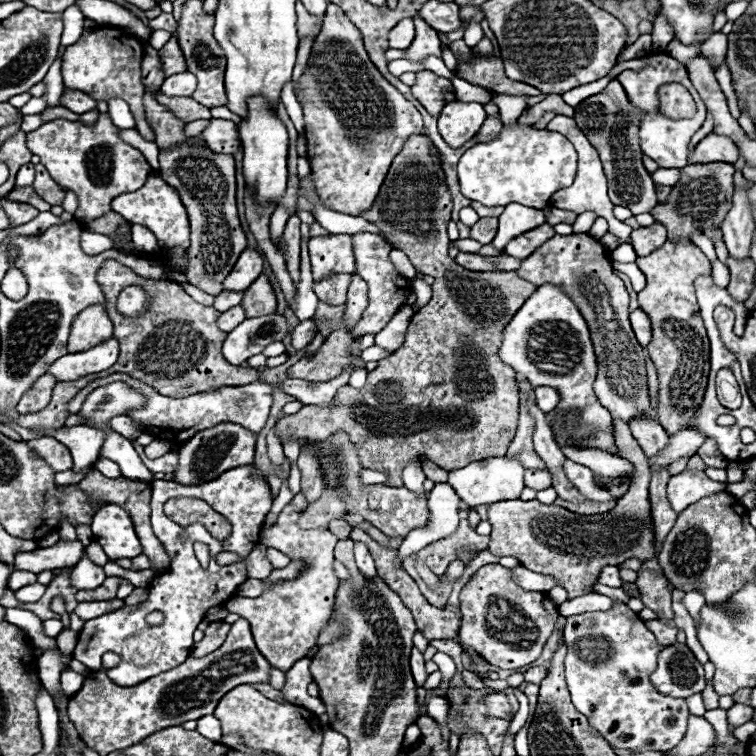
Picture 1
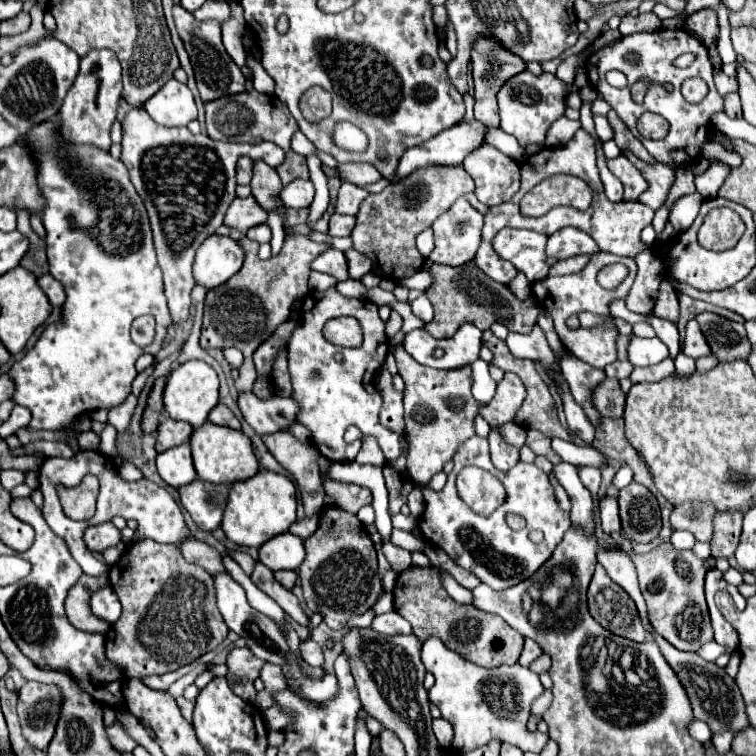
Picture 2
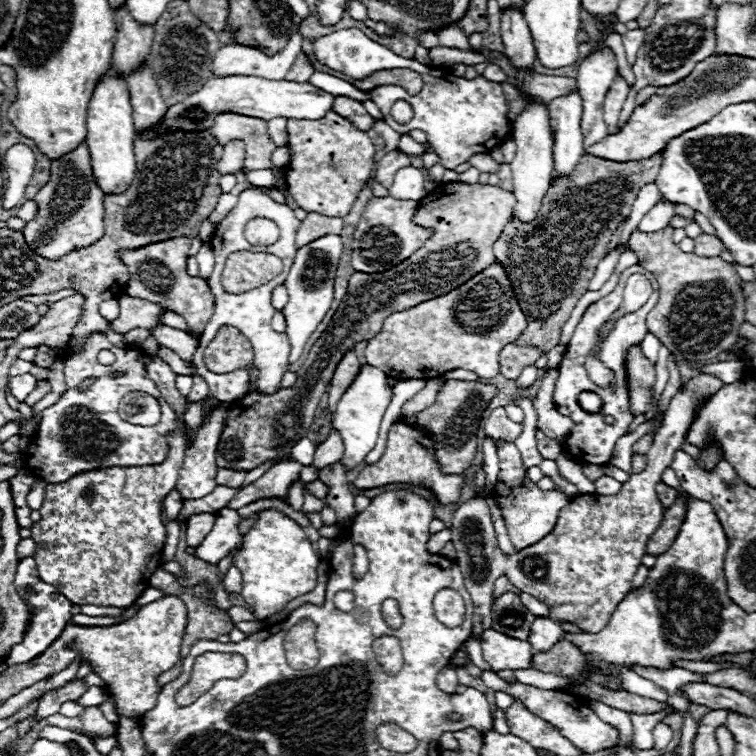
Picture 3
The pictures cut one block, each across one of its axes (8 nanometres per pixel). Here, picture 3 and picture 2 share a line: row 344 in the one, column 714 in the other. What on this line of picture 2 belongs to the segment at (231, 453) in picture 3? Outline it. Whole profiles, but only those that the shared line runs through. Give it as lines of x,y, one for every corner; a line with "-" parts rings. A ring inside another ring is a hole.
702,312
696,320
718,360
746,360
750,356
750,342
740,322
726,320
712,312

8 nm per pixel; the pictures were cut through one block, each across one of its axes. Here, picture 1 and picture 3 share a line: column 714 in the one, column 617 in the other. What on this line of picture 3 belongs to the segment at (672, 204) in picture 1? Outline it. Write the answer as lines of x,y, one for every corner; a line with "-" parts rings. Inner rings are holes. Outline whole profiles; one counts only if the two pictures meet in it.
658,152
656,156
650,156
648,160
638,160
632,164
614,164
614,162
584,154
570,178
554,176
552,186
544,198
544,204
536,220
522,224
516,218
512,218
506,224
500,240
494,244
494,256
508,272
508,278
512,280
520,308
528,318
528,328
522,332
516,344
536,346
542,352
548,352
560,342
562,326
570,318
570,312
578,304
580,296
588,290
588,282
596,272
596,264
606,254
608,242
612,240
620,222
626,220
626,216
630,214
630,208
638,192
642,190
642,186
656,180
660,164
662,164
662,152

